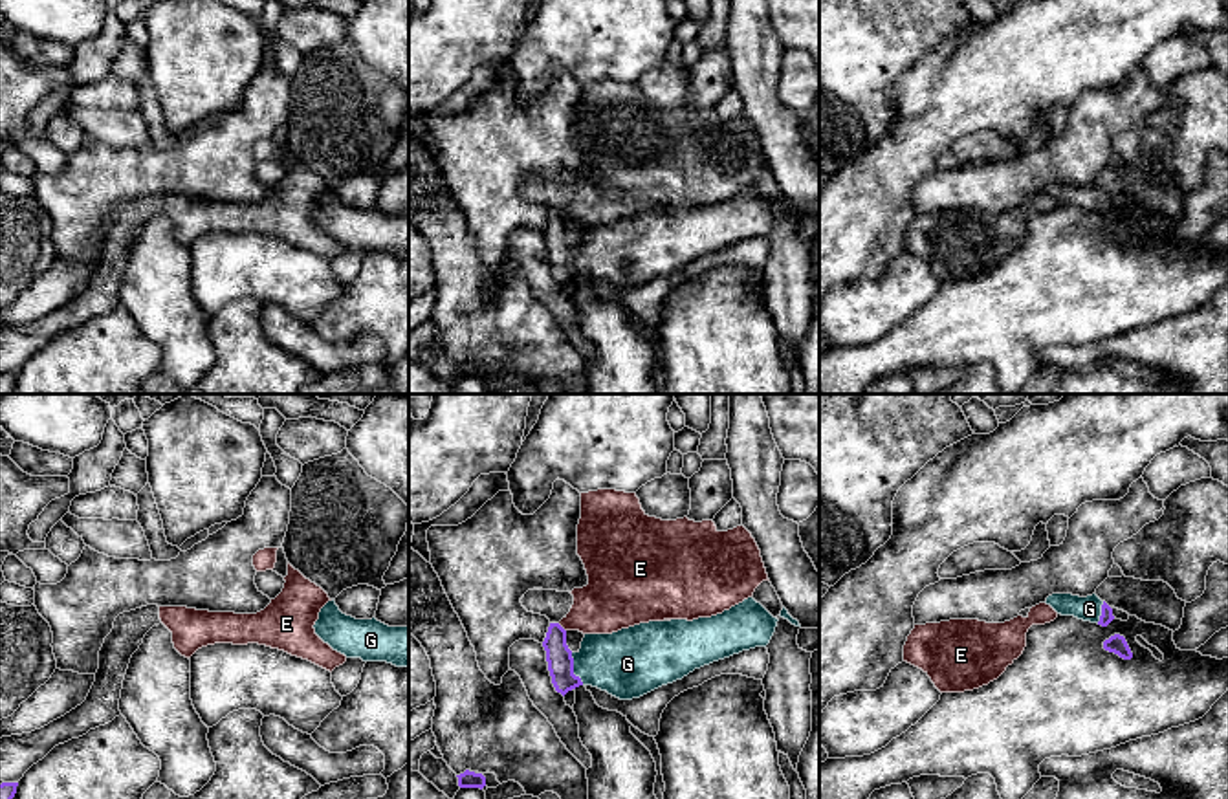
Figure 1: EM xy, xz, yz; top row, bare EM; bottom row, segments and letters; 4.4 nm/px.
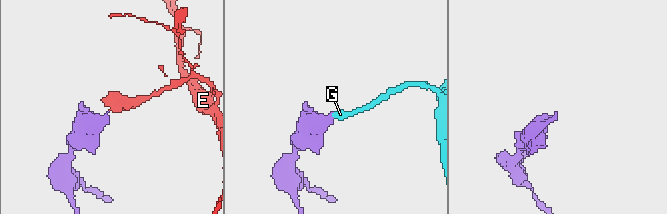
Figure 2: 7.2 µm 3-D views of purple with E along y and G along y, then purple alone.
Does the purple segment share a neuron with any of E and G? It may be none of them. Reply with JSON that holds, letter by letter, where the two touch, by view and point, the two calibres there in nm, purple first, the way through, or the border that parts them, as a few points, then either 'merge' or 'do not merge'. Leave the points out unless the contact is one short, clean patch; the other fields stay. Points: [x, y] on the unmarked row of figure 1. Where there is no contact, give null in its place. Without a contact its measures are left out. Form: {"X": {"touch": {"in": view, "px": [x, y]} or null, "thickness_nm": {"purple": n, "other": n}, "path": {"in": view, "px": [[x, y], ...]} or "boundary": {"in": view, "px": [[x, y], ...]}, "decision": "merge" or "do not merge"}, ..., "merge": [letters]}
{"E": {"touch": {"in": "xz", "px": [561, 217]}, "thickness_nm": {"purple": 110, "other": 260}, "boundary": {"in": "xz", "px": [[558, 213], [565, 220]]}, "decision": "do not merge"}, "G": {"touch": {"in": "xz", "px": [572, 259]}, "thickness_nm": {"purple": 110, "other": 300}, "path": {"in": "xz", "px": [[559, 248], [572, 259], [596, 253], [627, 253]]}, "decision": "merge"}, "merge": ["G"]}

